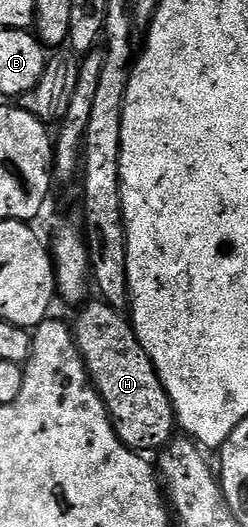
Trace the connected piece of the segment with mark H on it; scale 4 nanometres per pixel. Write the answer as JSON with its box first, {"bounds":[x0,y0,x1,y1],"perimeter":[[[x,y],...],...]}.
{"bounds":[72,302,175,454],"perimeter":[[[105,302],[97,303],[87,303],[81,309],[83,312],[79,314],[78,321],[72,324],[82,358],[90,369],[91,381],[110,411],[110,419],[114,421],[122,443],[142,454],[157,453],[175,439],[174,404],[144,346],[138,341],[133,323],[127,317],[125,320],[119,309]]]}

